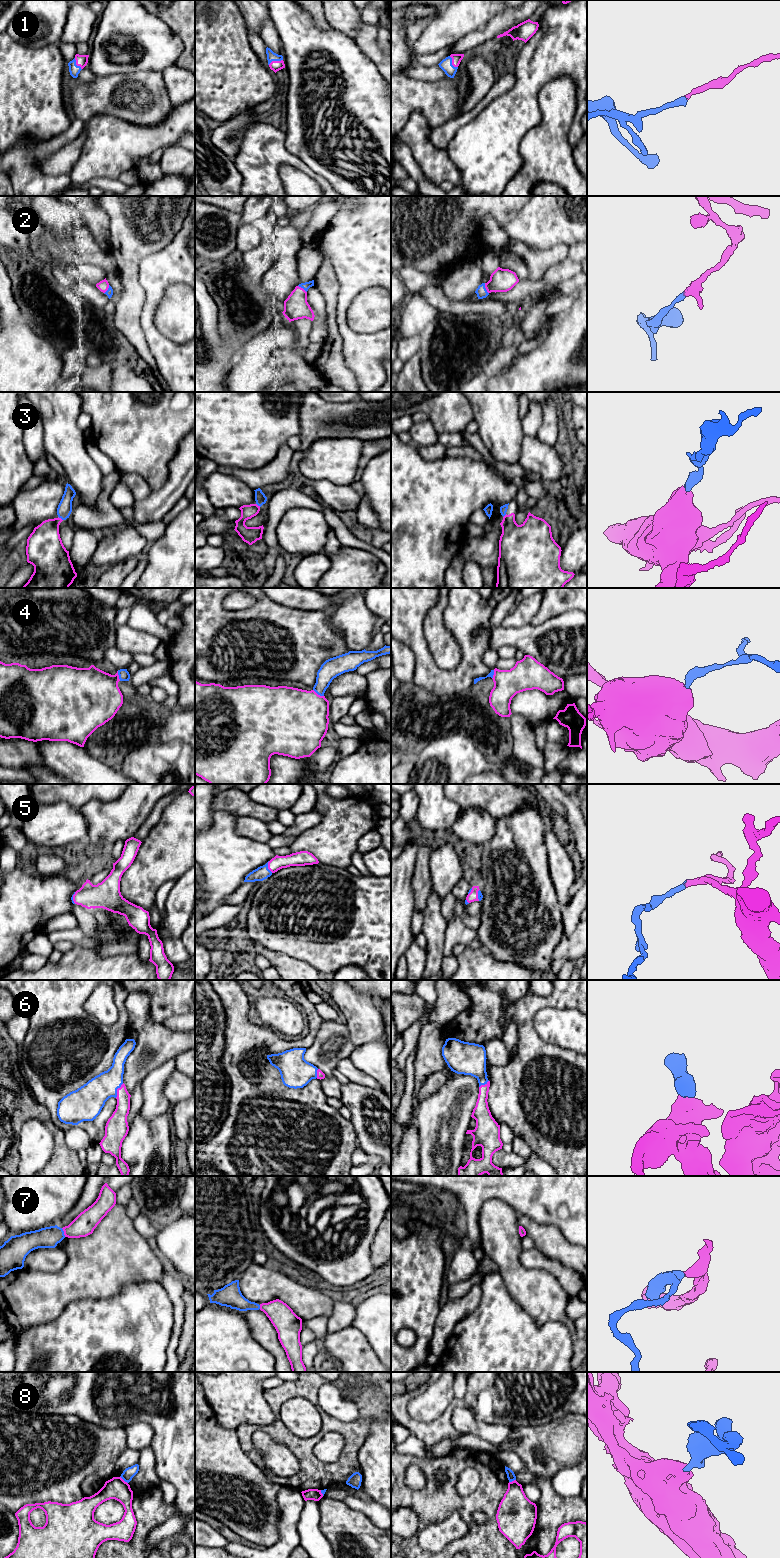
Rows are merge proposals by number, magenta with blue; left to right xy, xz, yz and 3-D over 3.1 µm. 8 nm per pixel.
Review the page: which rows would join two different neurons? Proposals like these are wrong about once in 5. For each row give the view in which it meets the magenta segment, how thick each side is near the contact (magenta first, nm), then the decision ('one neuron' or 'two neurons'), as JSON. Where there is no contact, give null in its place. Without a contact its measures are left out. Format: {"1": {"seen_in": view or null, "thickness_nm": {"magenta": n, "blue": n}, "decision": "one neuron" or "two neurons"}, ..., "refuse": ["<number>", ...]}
{"1": {"seen_in": "xz", "thickness_nm": {"magenta": 80, "blue": 80}, "decision": "one neuron"}, "2": {"seen_in": "yz", "thickness_nm": {"magenta": 190, "blue": 90}, "decision": "one neuron"}, "3": {"seen_in": "xy", "thickness_nm": {"magenta": 280, "blue": 120}, "decision": "one neuron"}, "4": {"seen_in": "xz", "thickness_nm": {"magenta": 480, "blue": 160}, "decision": "one neuron"}, "5": {"seen_in": "xz", "thickness_nm": {"magenta": 110, "blue": 110}, "decision": "one neuron"}, "6": {"seen_in": "xy", "thickness_nm": {"magenta": 140, "blue": 260}, "decision": "one neuron"}, "7": {"seen_in": "xy", "thickness_nm": {"magenta": 180, "blue": 170}, "decision": "one neuron"}, "8": {"seen_in": "xy", "thickness_nm": {"magenta": 180, "blue": 90}, "decision": "two neurons"}, "refuse": ["8"]}

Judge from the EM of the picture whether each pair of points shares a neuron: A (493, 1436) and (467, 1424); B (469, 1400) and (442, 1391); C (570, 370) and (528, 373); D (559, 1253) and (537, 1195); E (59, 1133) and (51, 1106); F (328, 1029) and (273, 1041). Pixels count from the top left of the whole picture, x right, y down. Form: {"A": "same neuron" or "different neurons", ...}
{"A": "same neuron", "B": "different neurons", "C": "same neuron", "D": "different neurons", "E": "different neurons", "F": "different neurons"}

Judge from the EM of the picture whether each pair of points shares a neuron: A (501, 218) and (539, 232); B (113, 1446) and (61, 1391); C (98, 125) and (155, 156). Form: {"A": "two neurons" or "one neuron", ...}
{"A": "two neurons", "B": "two neurons", "C": "two neurons"}

